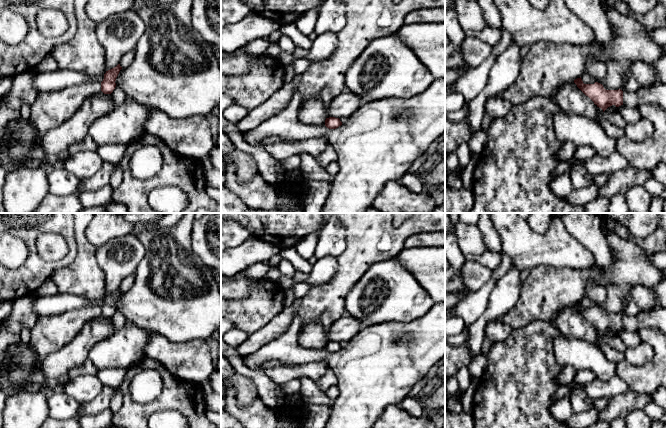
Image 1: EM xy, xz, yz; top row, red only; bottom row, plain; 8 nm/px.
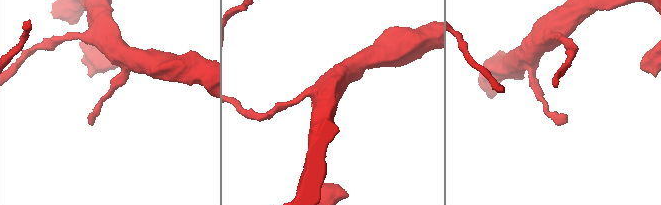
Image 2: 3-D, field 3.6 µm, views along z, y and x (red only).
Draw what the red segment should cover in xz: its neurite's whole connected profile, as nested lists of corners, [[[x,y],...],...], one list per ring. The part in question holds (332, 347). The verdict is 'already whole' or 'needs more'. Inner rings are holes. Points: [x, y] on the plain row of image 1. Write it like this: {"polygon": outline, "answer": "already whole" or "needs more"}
{"polygon": [[[329,341],[325,344],[325,350],[329,353],[336,353],[342,349],[342,346],[339,342]]], "answer": "already whole"}

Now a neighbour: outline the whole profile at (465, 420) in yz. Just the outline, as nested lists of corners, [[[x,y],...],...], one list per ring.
[[[445,409],[445,428],[474,428],[474,419],[471,413],[453,414]]]

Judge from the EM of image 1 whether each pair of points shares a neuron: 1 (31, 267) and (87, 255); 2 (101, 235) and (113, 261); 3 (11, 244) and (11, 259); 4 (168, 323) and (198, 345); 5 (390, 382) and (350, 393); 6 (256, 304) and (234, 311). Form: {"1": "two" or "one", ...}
{"1": "two", "2": "two", "3": "one", "4": "two", "5": "one", "6": "one"}

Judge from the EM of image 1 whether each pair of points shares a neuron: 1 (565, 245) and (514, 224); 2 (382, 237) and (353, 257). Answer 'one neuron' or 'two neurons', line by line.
1: one neuron
2: one neuron

